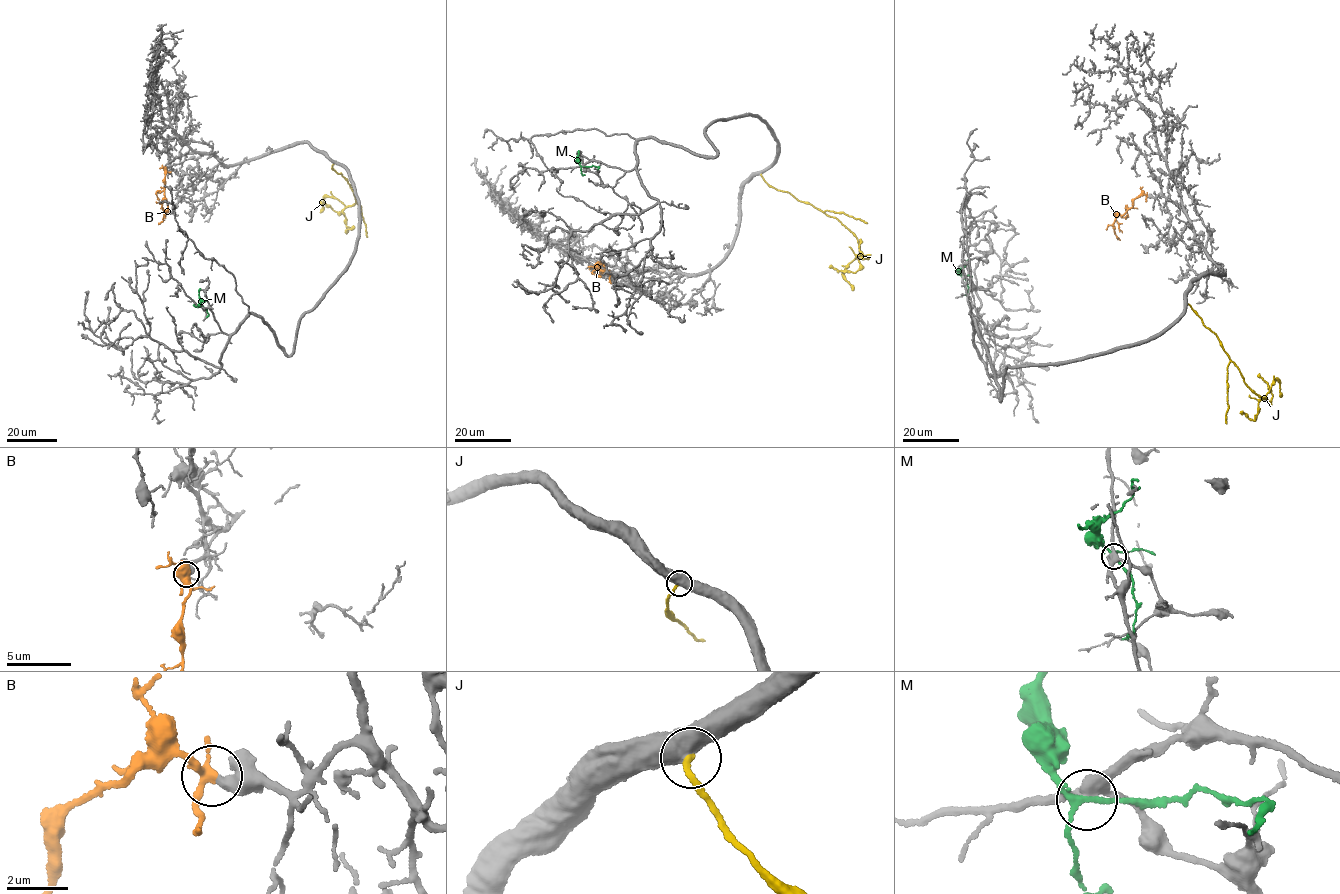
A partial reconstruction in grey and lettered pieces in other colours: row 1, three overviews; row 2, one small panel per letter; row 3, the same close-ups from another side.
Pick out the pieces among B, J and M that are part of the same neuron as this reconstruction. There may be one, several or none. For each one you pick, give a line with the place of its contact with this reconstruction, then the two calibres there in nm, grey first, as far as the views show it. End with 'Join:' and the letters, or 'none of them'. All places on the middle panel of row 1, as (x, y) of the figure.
B: meets grey at (600, 271); 460 nm thick on the grey side, 240 nm on the other
Join: B

